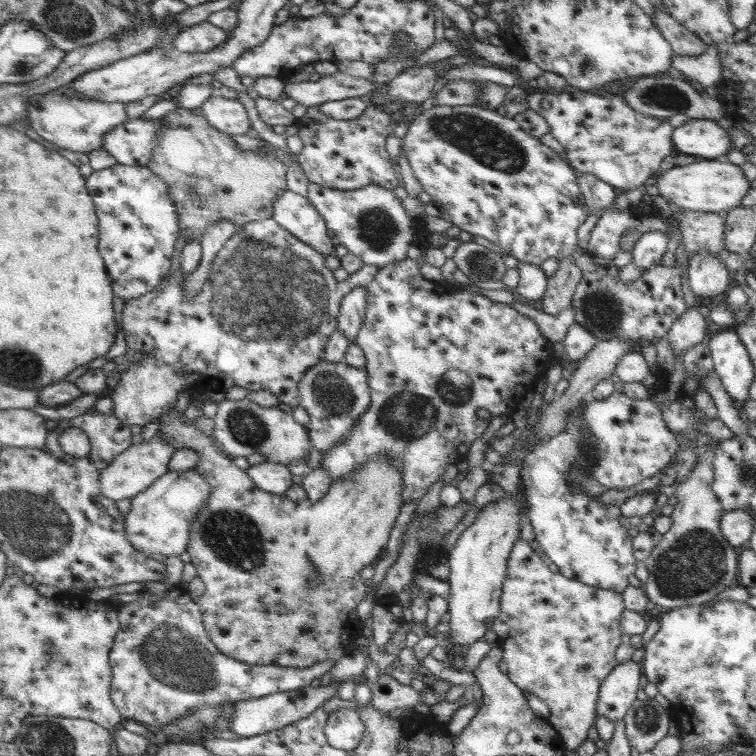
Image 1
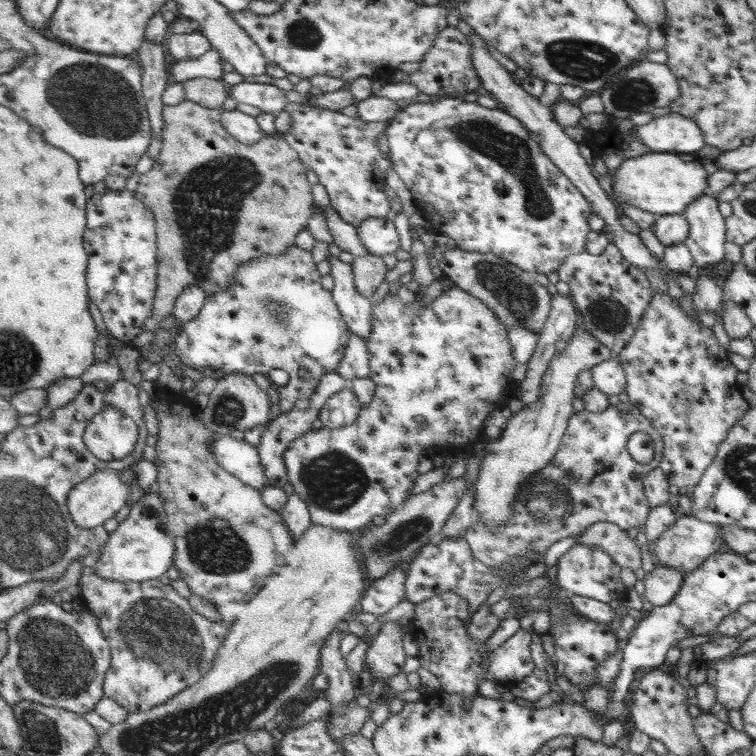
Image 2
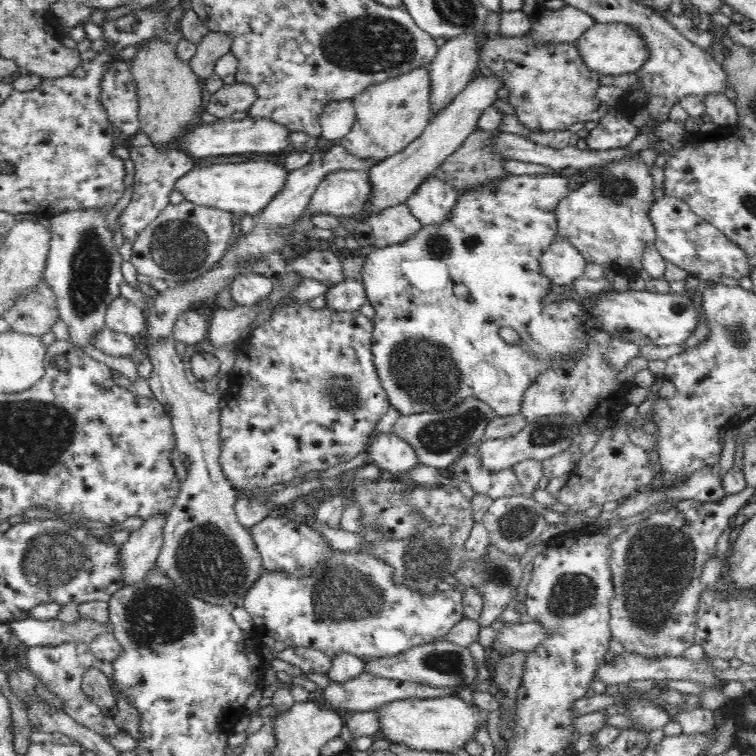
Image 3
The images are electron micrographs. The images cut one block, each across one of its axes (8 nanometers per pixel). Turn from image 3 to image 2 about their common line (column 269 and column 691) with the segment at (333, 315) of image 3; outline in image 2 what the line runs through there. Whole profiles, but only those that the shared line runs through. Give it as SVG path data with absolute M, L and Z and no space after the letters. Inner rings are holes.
M653 294L649 306L641 314L639 330L635 330L631 342L627 342L615 360L619 360L619 366L625 372L625 394L629 396L629 404L635 406L635 410L639 410L639 414L645 416L661 436L663 458L659 462L659 472L665 476L669 486L697 486L701 474L711 464L719 444L723 444L731 426L735 426L735 422L739 422L741 416L749 410L741 398L737 368L719 348L713 330L707 330L703 324L693 324L679 310L677 300L671 300L667 294Z

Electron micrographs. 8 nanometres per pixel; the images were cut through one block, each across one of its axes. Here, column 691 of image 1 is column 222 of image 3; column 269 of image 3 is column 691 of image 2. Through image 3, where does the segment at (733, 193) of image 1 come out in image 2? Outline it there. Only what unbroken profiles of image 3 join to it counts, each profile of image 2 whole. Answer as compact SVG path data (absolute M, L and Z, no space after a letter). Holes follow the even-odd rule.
M649 152L645 156L637 156L625 160L613 174L613 186L609 190L611 198L623 200L627 204L639 206L651 214L667 216L667 214L683 214L685 208L701 196L707 196L707 178L709 178L709 164L701 160L683 162L679 154L659 154Z

